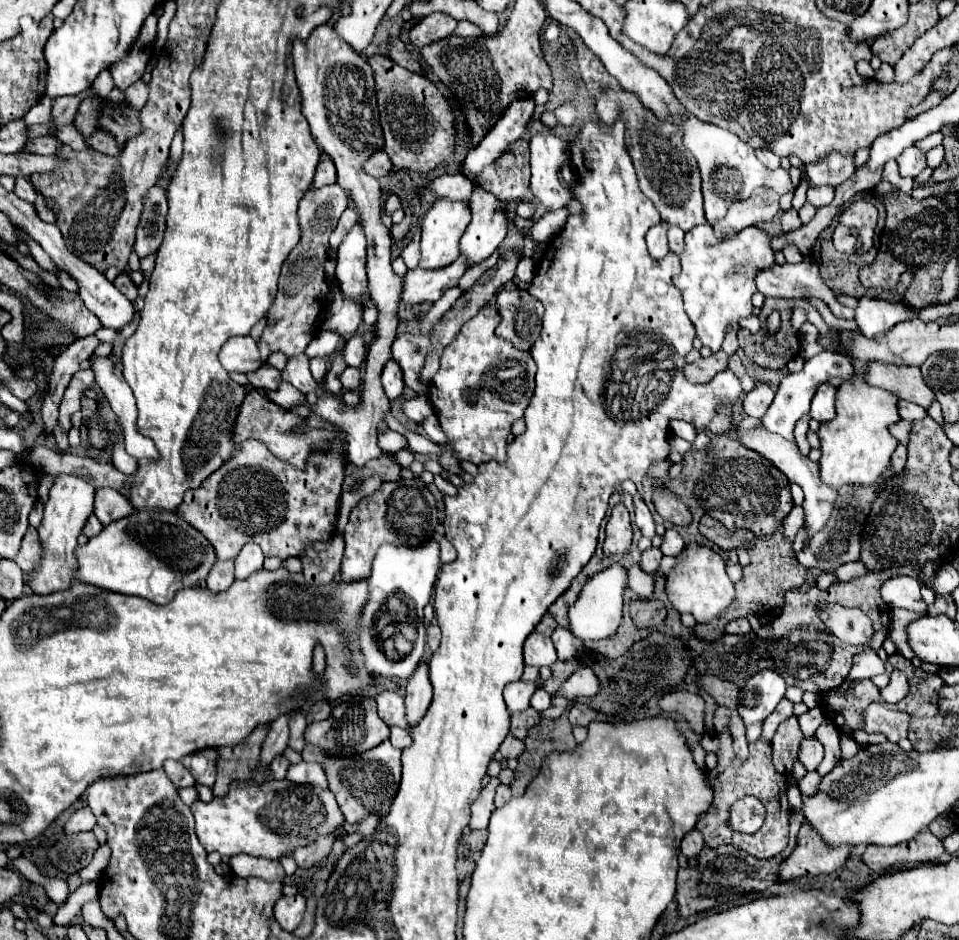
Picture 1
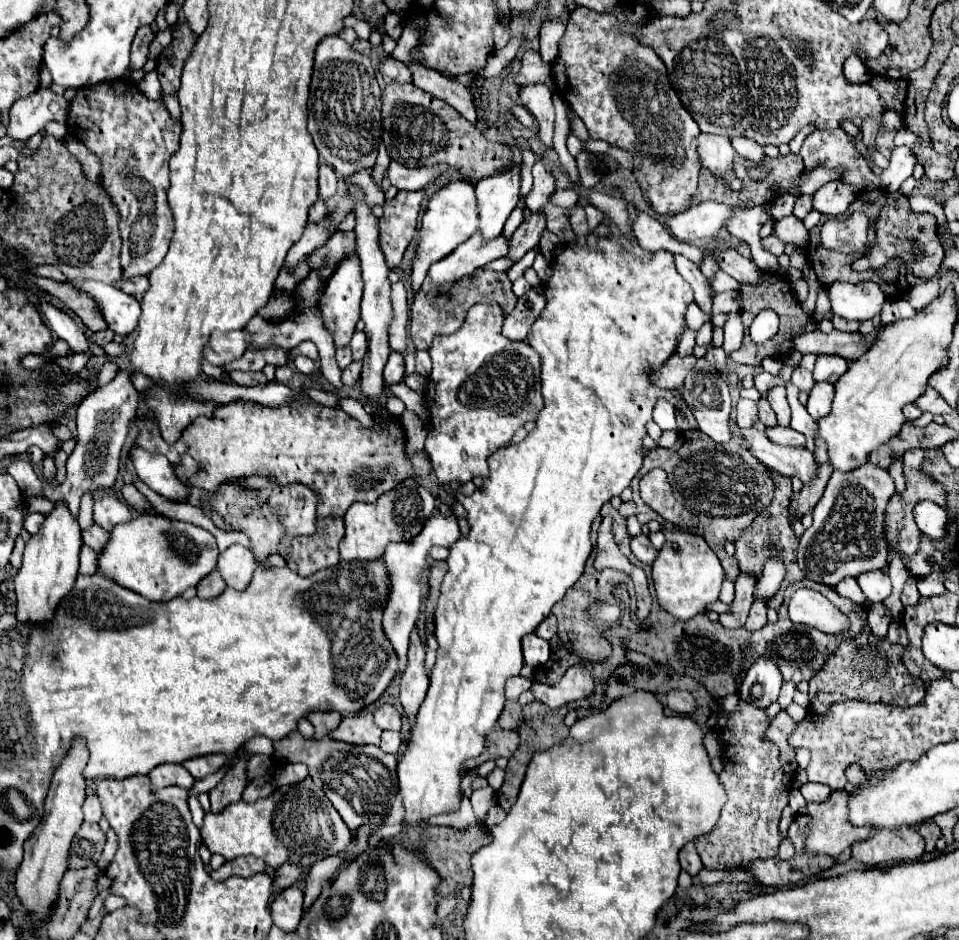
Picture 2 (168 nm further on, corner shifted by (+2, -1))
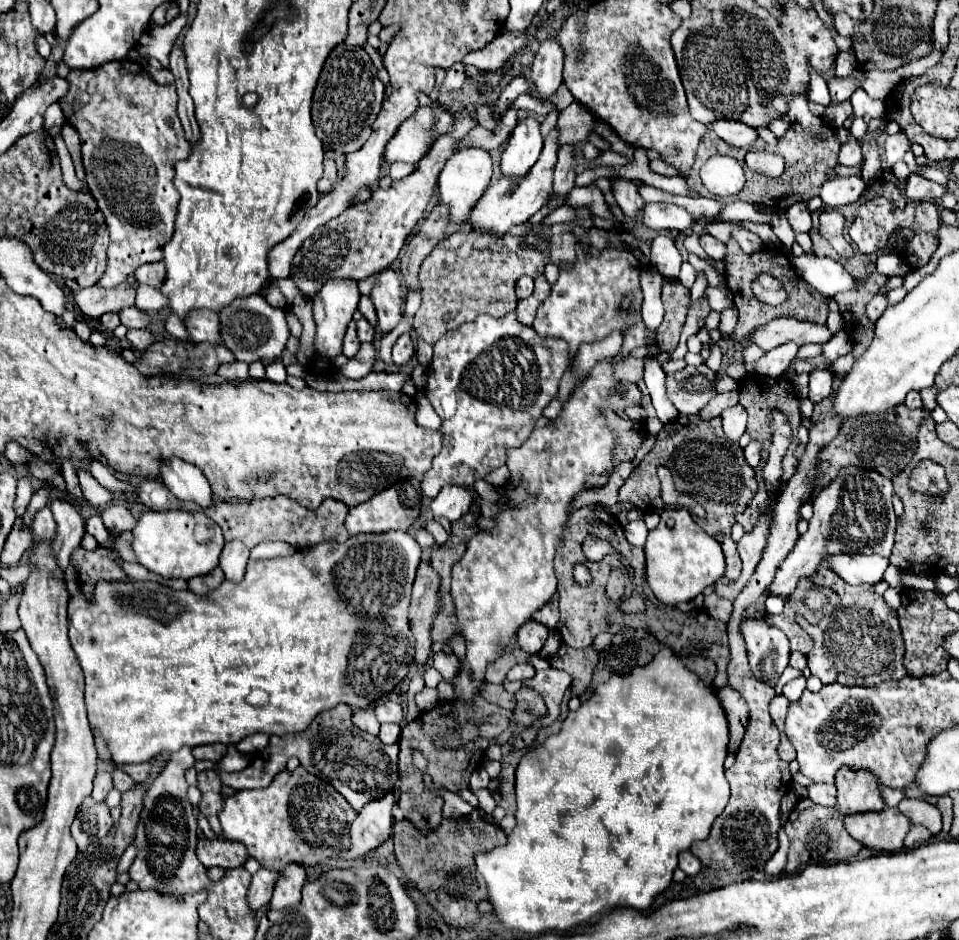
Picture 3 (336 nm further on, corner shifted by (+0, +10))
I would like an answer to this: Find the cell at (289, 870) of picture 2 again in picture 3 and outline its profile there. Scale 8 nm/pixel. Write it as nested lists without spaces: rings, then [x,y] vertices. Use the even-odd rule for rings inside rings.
[[[260,869],[258,873],[252,875],[250,889],[248,889],[248,895],[246,895],[250,911],[256,913],[262,907],[268,907],[270,897],[272,897],[272,889],[274,889],[274,883],[276,883],[276,877],[278,877],[276,871],[266,871],[266,869]]]

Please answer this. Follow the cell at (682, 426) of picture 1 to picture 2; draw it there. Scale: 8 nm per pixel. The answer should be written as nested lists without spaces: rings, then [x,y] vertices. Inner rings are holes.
[[[658,402],[654,408],[654,422],[662,428],[662,430],[674,430],[678,432],[678,424],[676,424],[676,408],[668,402]]]

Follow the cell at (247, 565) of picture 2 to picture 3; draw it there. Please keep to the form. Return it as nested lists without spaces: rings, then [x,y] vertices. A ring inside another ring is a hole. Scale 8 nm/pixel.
[[[230,541],[224,545],[222,555],[220,555],[220,569],[224,571],[226,579],[232,583],[242,581],[244,571],[246,571],[246,563],[248,563],[248,547],[242,547],[242,543],[238,541]]]

